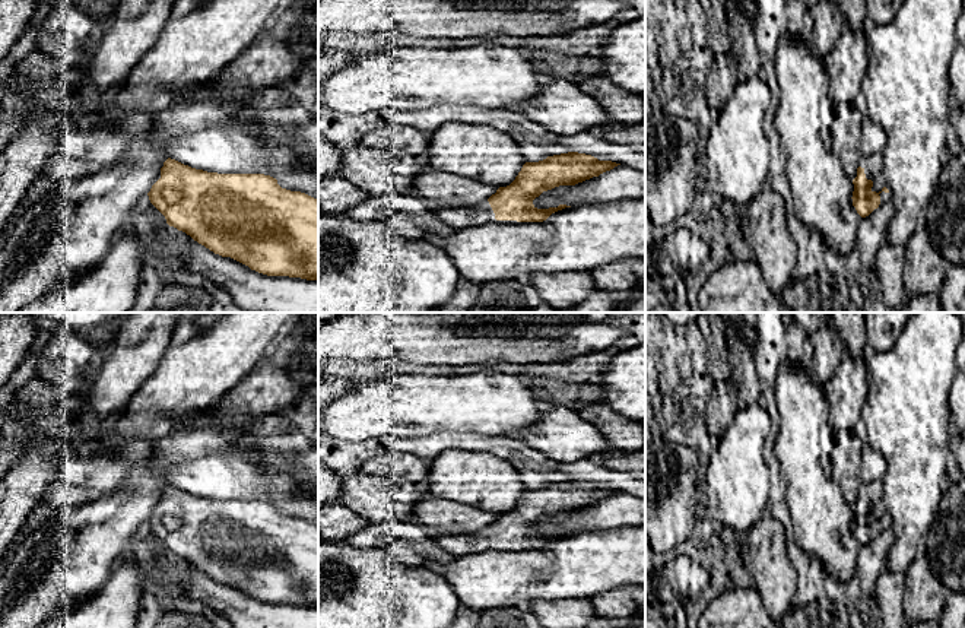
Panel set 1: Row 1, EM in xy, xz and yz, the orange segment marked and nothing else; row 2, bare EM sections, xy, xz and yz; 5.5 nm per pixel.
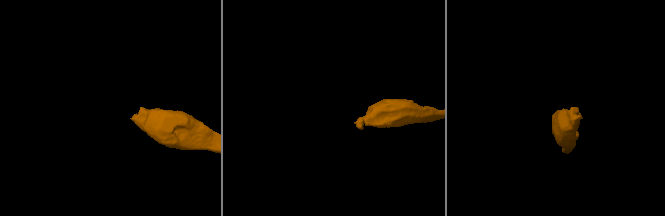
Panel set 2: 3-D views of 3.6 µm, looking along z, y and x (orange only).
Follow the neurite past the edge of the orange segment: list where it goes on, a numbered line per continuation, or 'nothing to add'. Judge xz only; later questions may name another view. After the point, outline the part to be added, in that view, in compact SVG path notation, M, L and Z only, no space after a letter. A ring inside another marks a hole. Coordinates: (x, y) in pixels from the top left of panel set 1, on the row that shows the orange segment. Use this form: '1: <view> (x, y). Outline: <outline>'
1: xz (457, 218). Outline: M488 200L479 203L477 206L458 206L458 207L444 207L444 206L429 206L426 202L426 209L437 213L450 229L463 229L467 226L480 226L485 223L518 223L517 221L496 221L495 213Z

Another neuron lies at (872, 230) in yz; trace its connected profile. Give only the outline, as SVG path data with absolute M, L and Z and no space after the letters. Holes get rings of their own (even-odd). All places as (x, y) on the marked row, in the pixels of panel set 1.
M888 200L869 216L861 218L856 235L856 250L860 254L860 264L863 269L874 272L876 254L886 240L886 231L892 215L893 206L891 200Z

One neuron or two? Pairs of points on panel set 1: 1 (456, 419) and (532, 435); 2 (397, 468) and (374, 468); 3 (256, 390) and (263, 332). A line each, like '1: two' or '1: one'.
1: two
2: one
3: two

